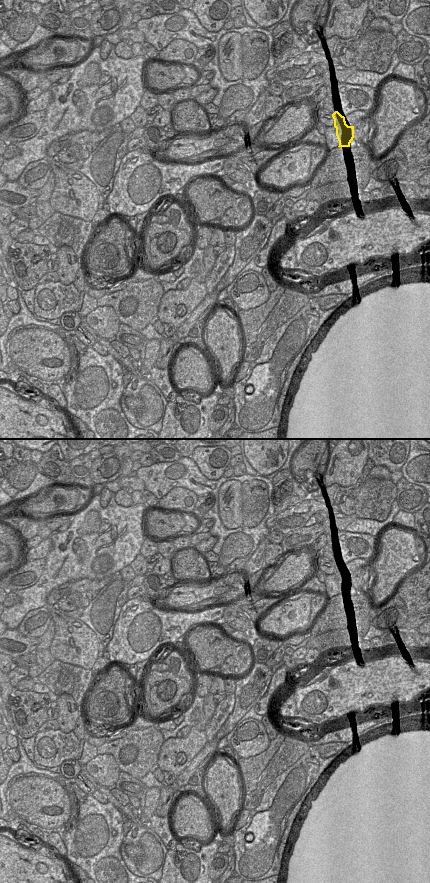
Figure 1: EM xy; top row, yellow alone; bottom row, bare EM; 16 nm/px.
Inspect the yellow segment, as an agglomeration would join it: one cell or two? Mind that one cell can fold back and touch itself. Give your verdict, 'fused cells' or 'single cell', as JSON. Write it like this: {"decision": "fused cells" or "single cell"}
{"decision": "fused cells"}

